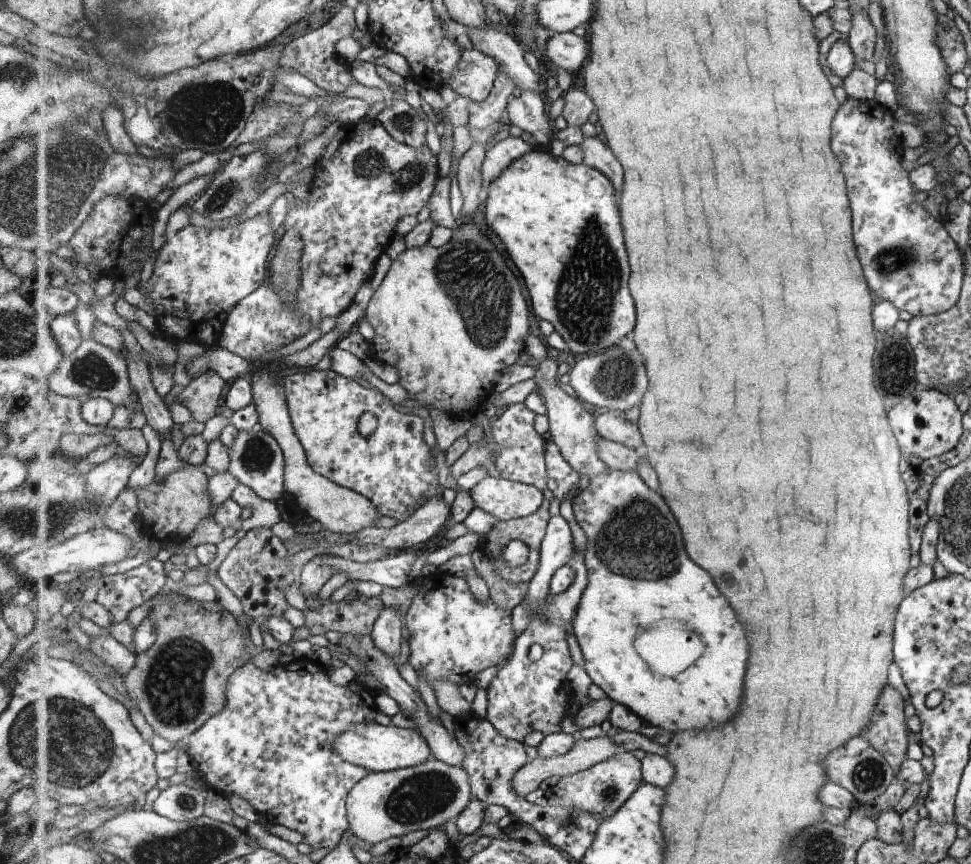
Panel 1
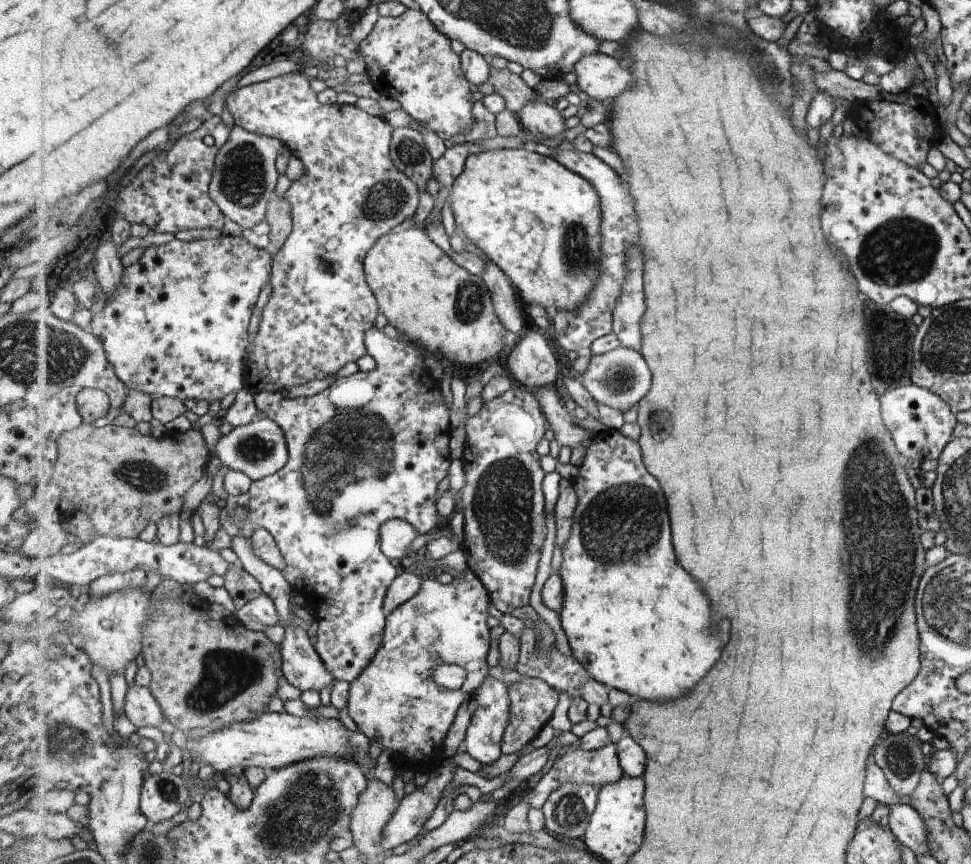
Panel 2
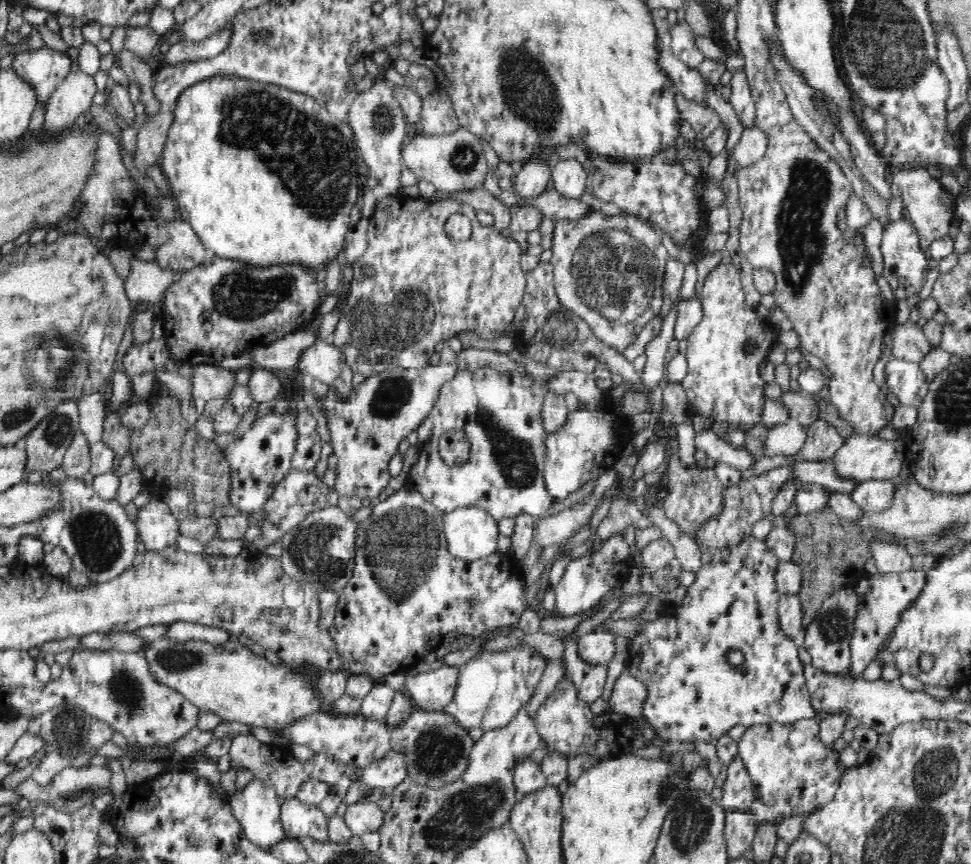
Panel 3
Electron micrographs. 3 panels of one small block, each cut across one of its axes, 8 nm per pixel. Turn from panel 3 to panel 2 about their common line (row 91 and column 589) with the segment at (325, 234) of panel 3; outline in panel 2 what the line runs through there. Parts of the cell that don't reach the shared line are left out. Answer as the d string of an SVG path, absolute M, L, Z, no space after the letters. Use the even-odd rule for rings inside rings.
M528 147L491 149L490 151L472 154L467 158L463 174L455 179L452 186L450 206L452 207L455 223L464 233L465 239L478 246L499 268L502 268L507 273L524 305L535 304L541 306L541 308L550 308L557 312L566 311L570 317L587 302L589 294L593 292L593 288L595 288L595 284L597 284L597 280L601 276L599 268L601 268L601 244L603 244L603 236L601 236L601 226L603 226L601 198L599 198L595 186L589 180L585 180L580 174L569 170L551 155L543 156L543 154L530 151Z

